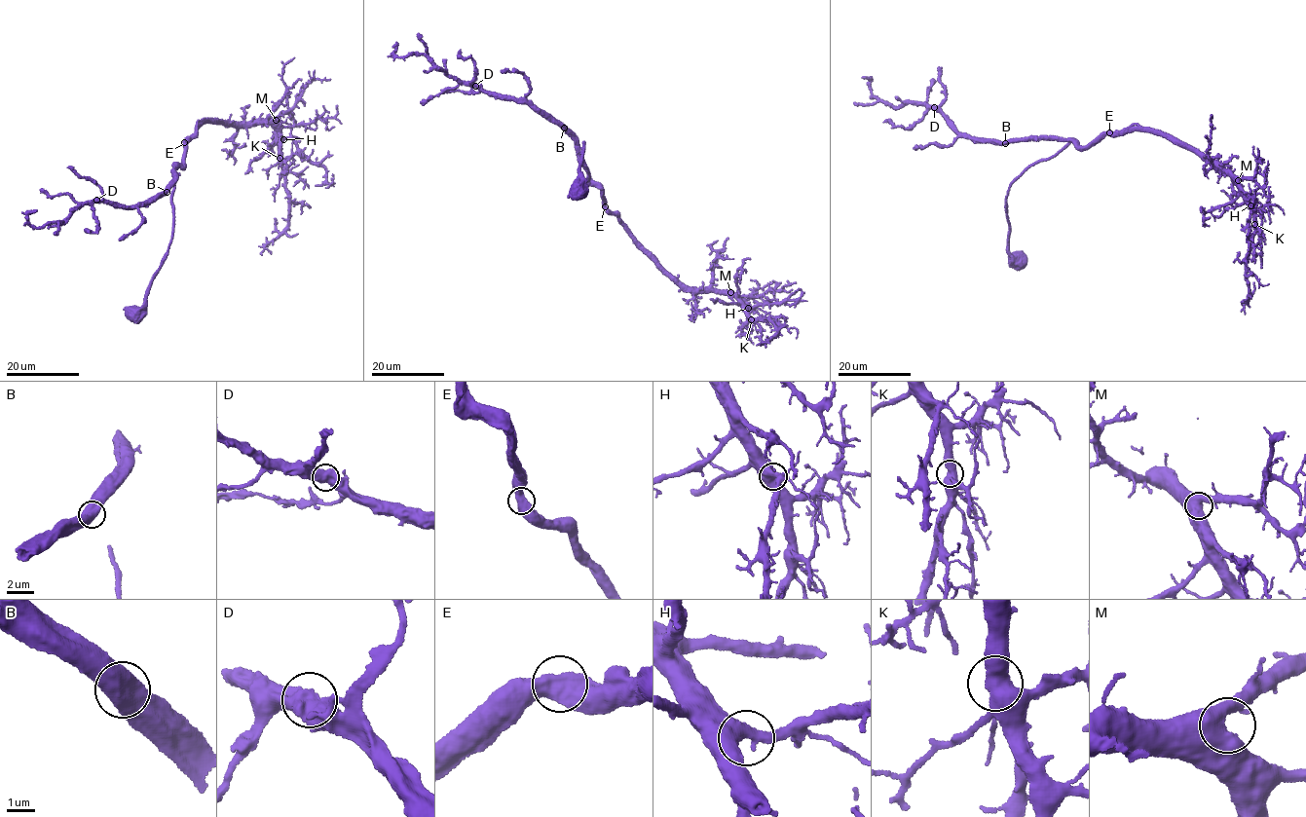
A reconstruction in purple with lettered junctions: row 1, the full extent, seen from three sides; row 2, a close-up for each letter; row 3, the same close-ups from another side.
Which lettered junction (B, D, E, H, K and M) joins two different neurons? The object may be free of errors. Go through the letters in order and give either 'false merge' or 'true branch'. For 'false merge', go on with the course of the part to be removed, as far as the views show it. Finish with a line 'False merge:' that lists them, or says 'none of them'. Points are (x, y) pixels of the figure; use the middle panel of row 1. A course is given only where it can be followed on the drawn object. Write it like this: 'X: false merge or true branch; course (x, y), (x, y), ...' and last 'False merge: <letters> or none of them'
B: true branch
D: true branch
E: true branch
H: true branch
K: true branch
M: true branch
False merge: none of them

